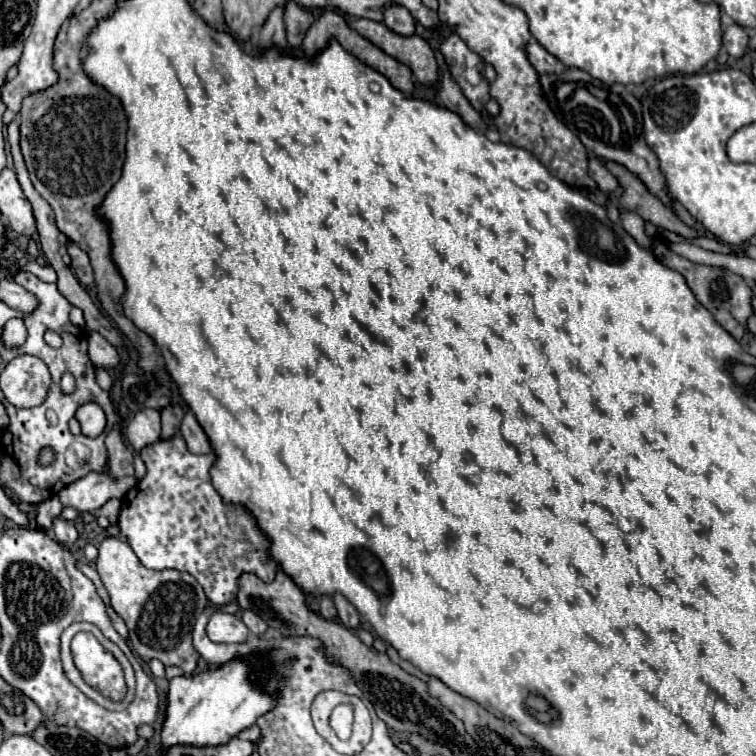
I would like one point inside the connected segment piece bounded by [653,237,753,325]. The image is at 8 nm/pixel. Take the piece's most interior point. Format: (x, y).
(714, 287)

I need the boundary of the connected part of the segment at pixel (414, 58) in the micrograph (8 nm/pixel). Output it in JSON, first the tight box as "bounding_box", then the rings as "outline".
{"bounding_box":[349,19,439,85],"outline":[[[349,19],[349,27],[361,33],[365,39],[375,43],[379,49],[383,49],[387,55],[395,57],[399,63],[411,67],[413,75],[425,83],[425,85],[435,85],[439,79],[439,67],[433,55],[433,49],[429,43],[419,37],[403,37],[387,29],[383,23],[369,21],[369,19]]]}

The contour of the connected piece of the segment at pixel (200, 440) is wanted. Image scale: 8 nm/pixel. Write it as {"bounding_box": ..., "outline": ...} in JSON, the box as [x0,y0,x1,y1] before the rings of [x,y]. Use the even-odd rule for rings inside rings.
{"bounding_box":[181,411,211,453],"outline":[[[187,411],[185,417],[183,417],[181,435],[183,435],[187,447],[191,449],[191,453],[211,453],[209,439],[207,439],[205,431],[201,429],[201,425],[197,423],[197,419],[195,419],[195,415],[191,411]]]}

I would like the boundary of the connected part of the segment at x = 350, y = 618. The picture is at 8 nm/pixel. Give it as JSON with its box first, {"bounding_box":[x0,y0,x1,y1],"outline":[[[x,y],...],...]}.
{"bounding_box":[333,593,359,629],"outline":[[[339,593],[333,595],[333,601],[335,601],[335,607],[337,607],[341,623],[347,629],[357,629],[359,627],[359,613],[357,613],[357,609],[343,595],[339,595]]]}

